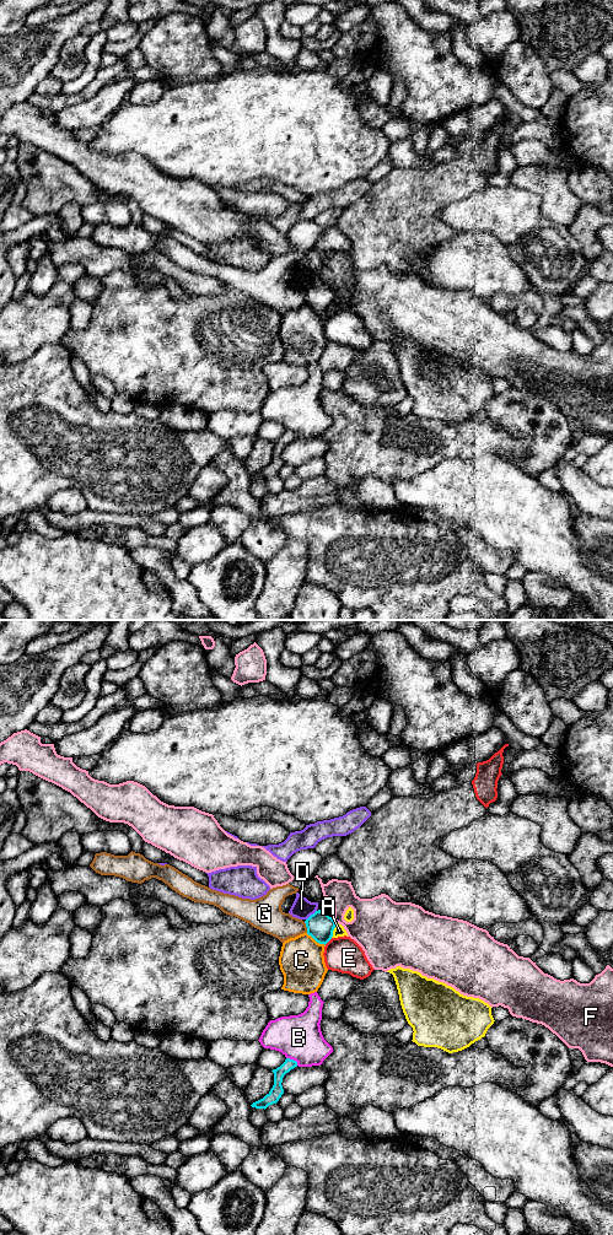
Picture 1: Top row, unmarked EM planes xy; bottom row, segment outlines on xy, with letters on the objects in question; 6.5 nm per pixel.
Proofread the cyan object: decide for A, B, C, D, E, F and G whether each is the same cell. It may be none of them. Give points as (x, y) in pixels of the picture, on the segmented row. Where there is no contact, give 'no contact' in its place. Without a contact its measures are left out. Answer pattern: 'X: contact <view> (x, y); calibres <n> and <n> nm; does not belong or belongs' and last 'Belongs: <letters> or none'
A: contact xy (332, 931); calibres 180 and 70 nm; does not belong
B: contact xy (292, 1060); calibres 90 and 300 nm; does not belong
C: contact xy (316, 940); calibres 180 and 300 nm; does not belong
D: contact xy (311, 915); calibres 180 and 140 nm; does not belong
E: contact xy (328, 940); calibres 180 and 240 nm; does not belong
F: contact xy (334, 921); calibres 180 and 280 nm; does not belong
G: contact xy (306, 926); calibres 180 and 190 nm; does not belong
Belongs: none

